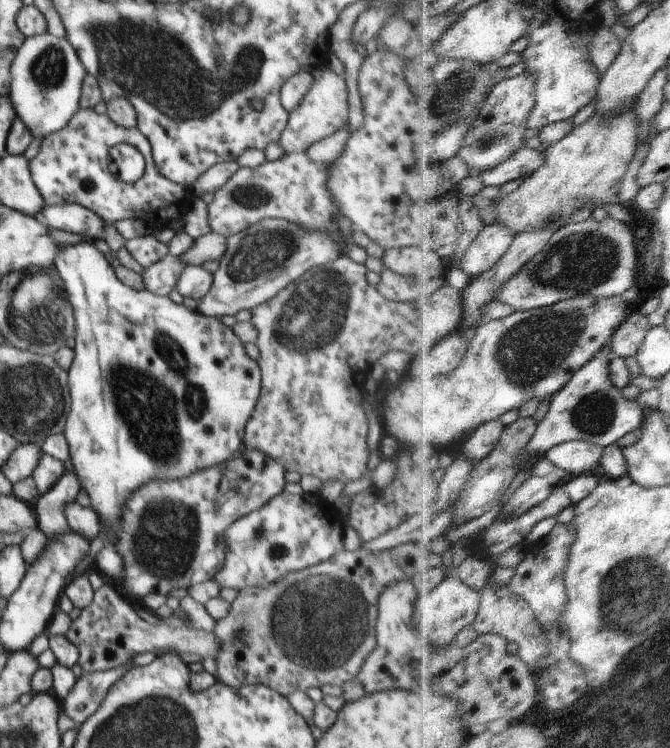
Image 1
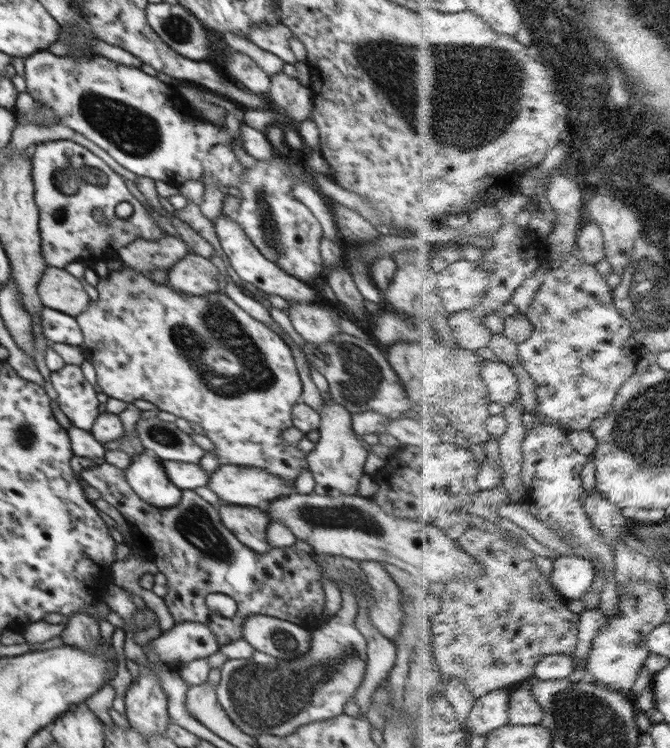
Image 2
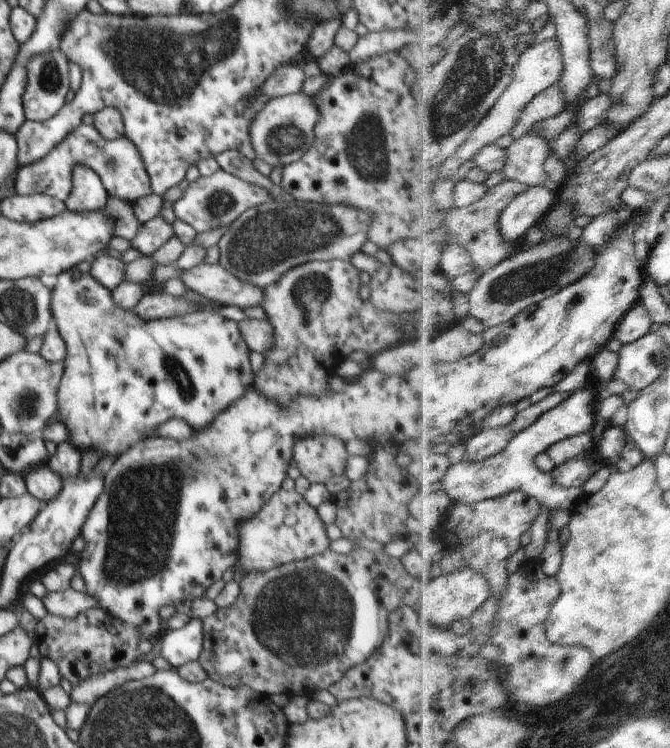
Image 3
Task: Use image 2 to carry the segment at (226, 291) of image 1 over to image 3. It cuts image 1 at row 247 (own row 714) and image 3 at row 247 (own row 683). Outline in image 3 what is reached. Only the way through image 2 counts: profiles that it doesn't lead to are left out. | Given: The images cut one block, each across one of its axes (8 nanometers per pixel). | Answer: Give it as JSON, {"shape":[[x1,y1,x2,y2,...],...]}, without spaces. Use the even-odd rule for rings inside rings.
{"shape":[[272,199,268,204,246,210,230,224,227,233,222,235,217,244,220,248,219,263,220,266,227,267,242,282,265,289,274,282,278,282,282,274,286,274,288,270,294,270,296,266,302,266,306,262,332,261,333,259,350,261,368,239,369,229,370,218,362,210,356,210,356,208,332,206,300,199,288,202]]}

